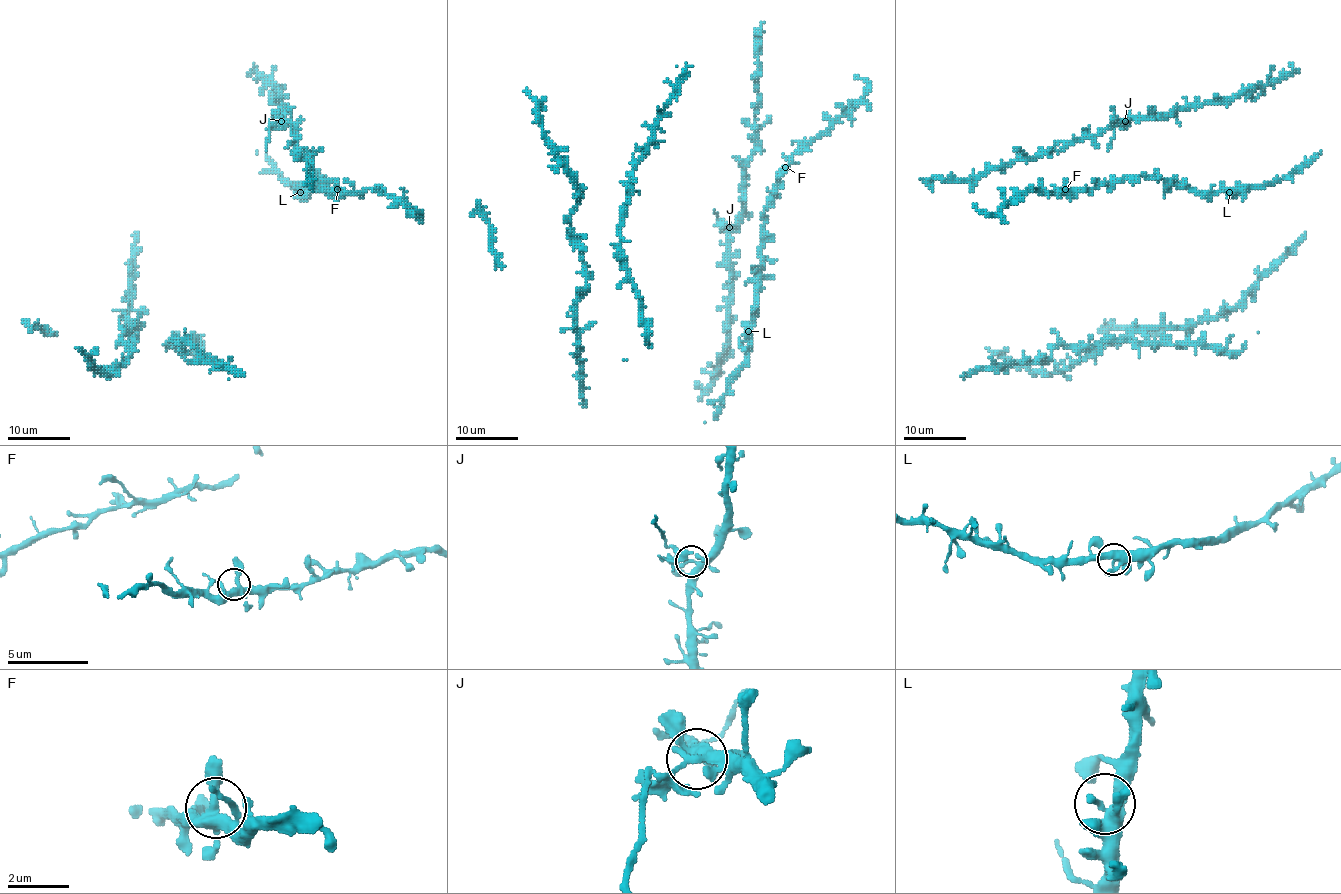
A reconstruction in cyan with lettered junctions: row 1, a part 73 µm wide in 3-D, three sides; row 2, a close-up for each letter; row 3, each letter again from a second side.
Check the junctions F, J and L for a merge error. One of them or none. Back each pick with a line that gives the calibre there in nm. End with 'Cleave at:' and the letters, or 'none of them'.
J: calibre 280 nm
Cleave at: J

